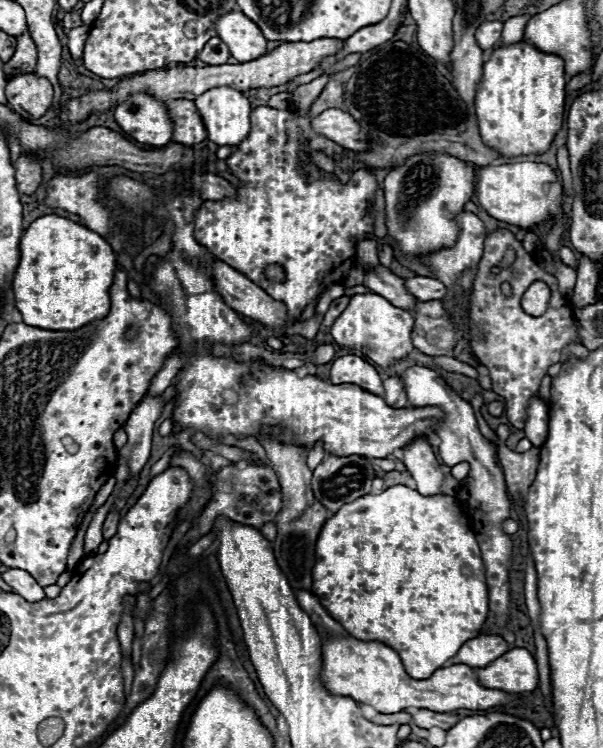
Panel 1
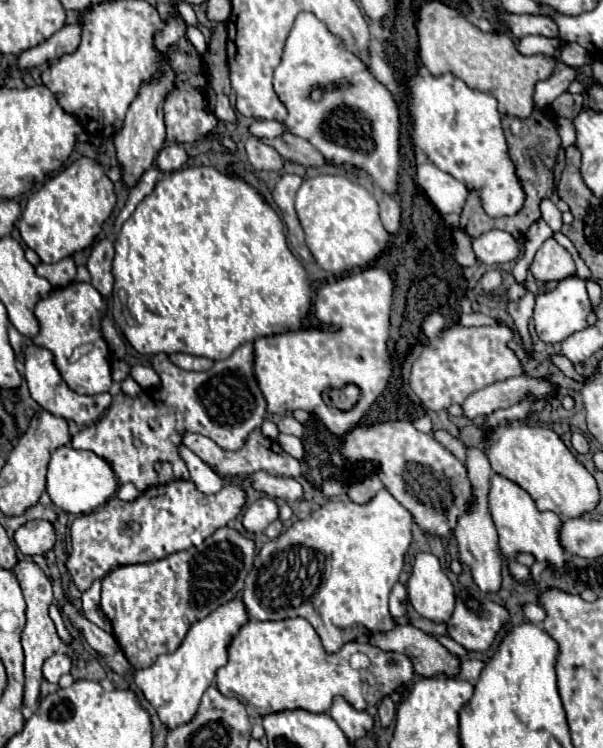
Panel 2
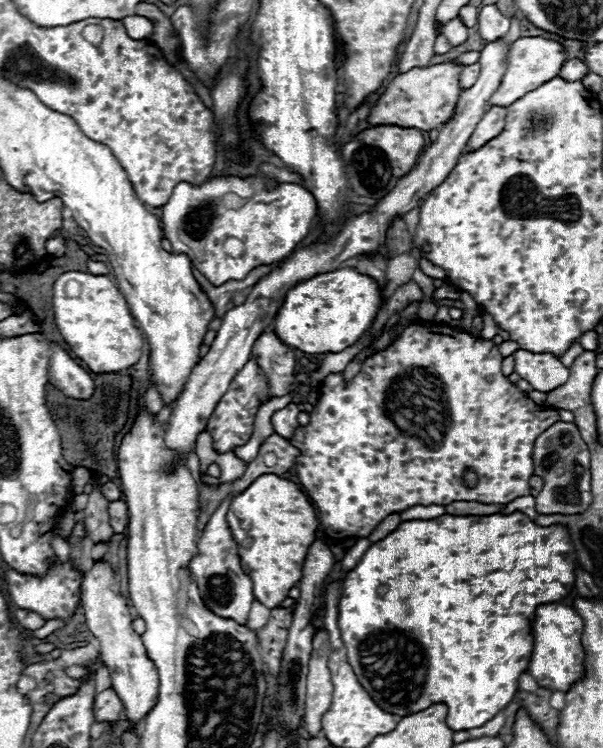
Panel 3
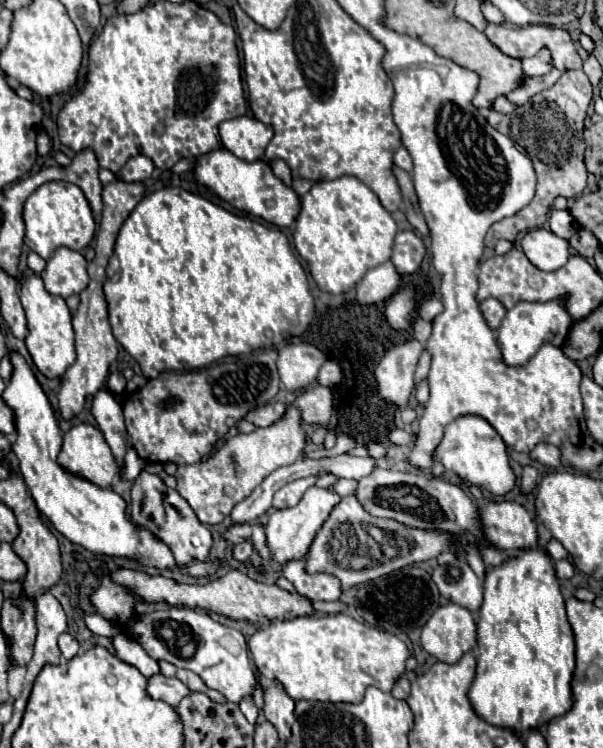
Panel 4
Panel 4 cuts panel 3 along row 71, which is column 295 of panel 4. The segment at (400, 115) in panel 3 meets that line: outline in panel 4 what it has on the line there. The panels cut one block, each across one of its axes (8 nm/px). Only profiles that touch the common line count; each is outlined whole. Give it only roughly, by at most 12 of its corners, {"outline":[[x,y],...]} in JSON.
{"outline":[[300,412],[238,434],[176,492],[220,524],[280,466],[302,458]]}

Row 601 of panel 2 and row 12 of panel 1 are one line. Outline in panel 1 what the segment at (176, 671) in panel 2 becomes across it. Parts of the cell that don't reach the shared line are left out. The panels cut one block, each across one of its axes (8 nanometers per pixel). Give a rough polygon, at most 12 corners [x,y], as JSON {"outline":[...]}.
{"outline":[[240,10],[222,16],[216,32],[238,62],[266,54],[266,38]]}

